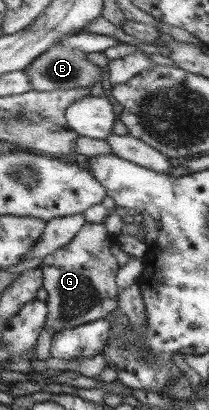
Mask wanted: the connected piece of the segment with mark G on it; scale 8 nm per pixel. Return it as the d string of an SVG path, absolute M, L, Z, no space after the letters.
M84 222L66 245L41 259L42 289L47 293L47 317L43 328L54 335L64 329L107 319L108 314L116 310L115 275L119 266L109 251L111 243L116 243L116 236L108 233L103 223Z

